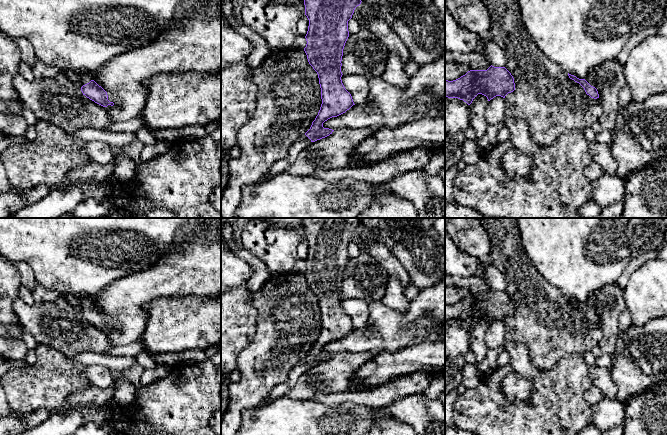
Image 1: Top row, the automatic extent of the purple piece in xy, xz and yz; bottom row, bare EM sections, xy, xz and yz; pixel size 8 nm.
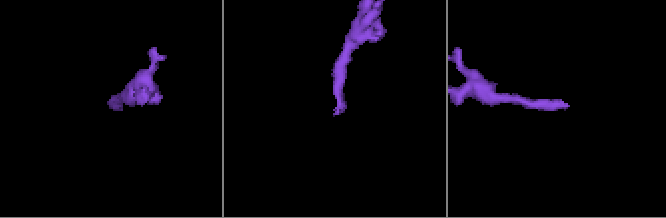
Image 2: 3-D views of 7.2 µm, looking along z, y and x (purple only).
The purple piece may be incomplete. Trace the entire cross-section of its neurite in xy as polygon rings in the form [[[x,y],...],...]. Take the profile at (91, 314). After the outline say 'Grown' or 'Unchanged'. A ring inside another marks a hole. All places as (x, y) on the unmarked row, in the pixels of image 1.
[[[66,293],[62,295],[62,298],[76,310],[80,311],[83,319],[95,327],[103,331],[114,329],[113,326],[108,324],[107,316],[91,302],[88,296]]]. Grown

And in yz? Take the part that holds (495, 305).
[[[490,290],[487,294],[470,294],[460,302],[448,305],[445,304],[445,321],[458,322],[470,329],[473,323],[482,318],[487,321],[488,325],[496,320],[505,322],[508,317],[515,314],[514,302],[505,291]]]. Unchanged

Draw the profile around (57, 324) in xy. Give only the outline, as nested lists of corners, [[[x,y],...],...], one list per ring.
[[[17,297],[13,310],[24,330],[39,344],[51,346],[69,358],[83,352],[107,354],[113,347],[105,331],[87,322],[63,298],[30,306]]]

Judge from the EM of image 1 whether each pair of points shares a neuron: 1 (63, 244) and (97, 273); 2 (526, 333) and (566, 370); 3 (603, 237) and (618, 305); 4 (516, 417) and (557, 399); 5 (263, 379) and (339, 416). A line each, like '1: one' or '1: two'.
1: one
2: two
3: two
4: one
5: two

